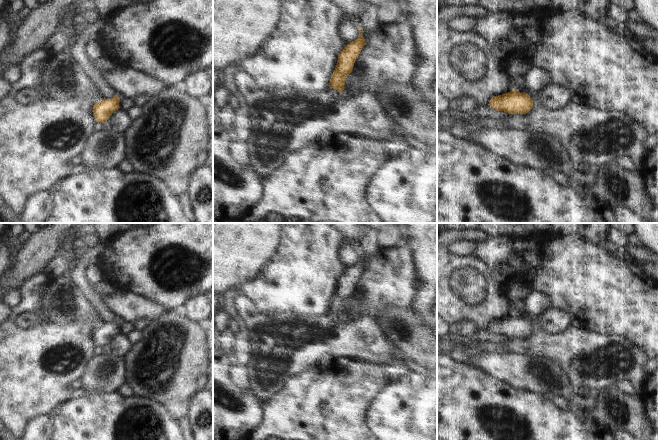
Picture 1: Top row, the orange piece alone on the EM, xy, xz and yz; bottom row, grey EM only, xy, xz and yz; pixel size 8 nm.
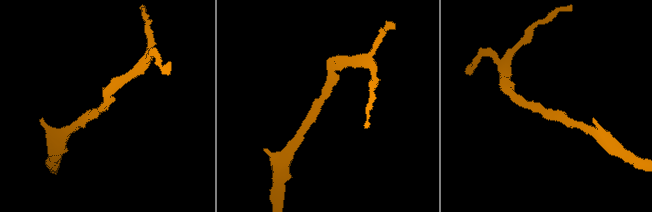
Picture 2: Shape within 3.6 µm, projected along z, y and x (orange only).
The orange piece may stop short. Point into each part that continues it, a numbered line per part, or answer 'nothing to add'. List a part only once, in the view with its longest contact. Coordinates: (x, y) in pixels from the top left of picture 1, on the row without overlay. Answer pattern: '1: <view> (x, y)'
nothing to add

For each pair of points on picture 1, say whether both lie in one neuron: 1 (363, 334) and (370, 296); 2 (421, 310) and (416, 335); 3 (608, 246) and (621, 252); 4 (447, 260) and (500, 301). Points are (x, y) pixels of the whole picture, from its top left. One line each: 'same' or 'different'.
1: different
2: different
3: same
4: same

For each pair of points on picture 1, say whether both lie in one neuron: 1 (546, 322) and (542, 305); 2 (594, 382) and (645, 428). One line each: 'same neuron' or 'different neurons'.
1: different neurons
2: different neurons

